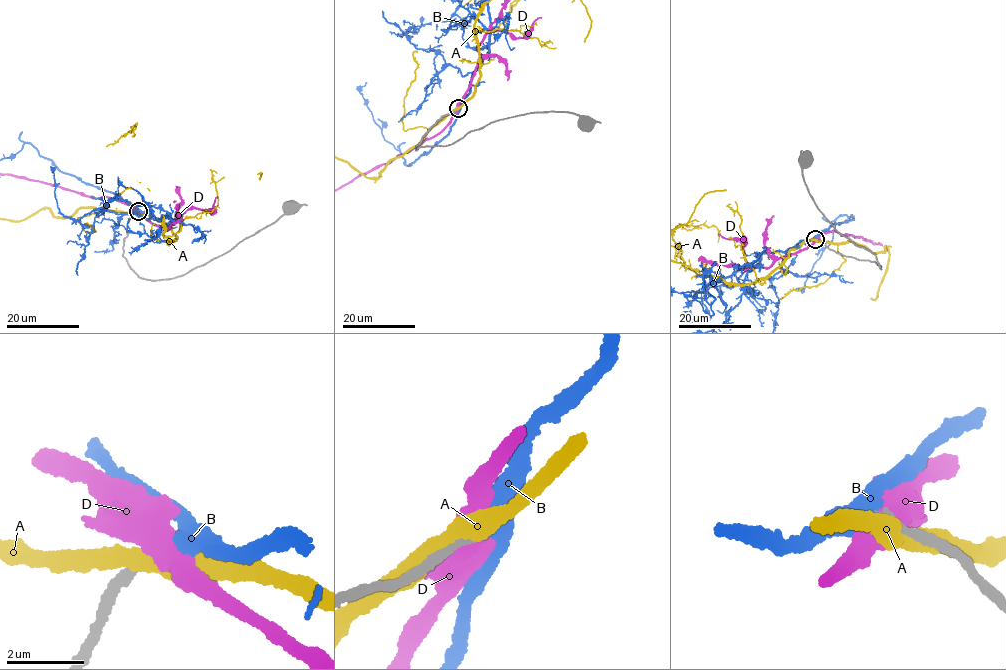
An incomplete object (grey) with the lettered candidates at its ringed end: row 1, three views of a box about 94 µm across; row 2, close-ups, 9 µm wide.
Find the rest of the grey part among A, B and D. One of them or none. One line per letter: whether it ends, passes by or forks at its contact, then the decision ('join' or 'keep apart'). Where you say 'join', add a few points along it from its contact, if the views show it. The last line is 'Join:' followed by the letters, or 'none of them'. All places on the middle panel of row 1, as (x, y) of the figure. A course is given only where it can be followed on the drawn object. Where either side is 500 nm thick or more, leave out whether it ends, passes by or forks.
A: it passes by; keep apart
B: it passes by; join
D: keep apart
Join: B

